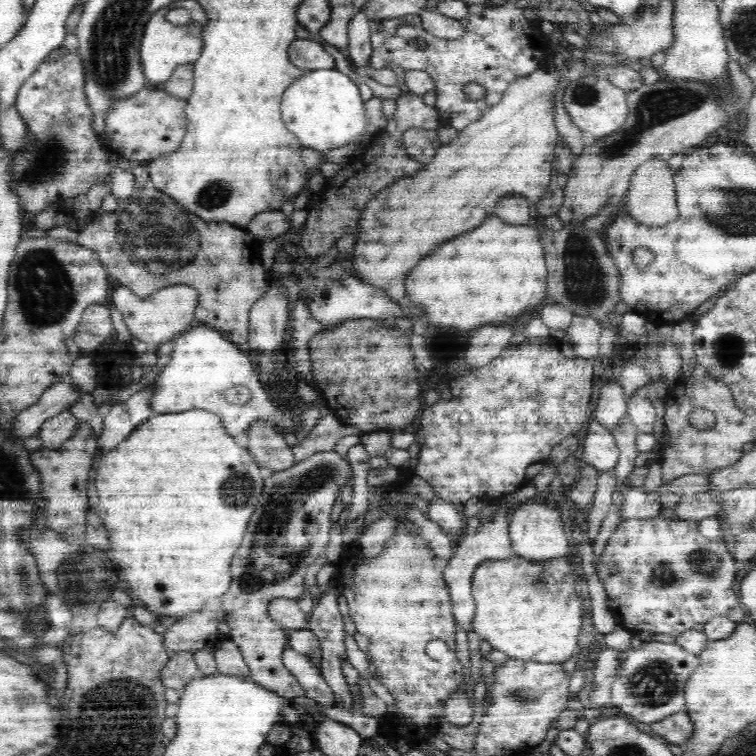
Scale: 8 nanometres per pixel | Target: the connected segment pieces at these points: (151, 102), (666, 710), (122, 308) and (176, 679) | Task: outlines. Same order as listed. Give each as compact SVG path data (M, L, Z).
M142 88L140 92L116 100L108 110L105 122L105 134L110 150L118 156L134 163L153 161L158 157L173 153L182 143L187 120L185 106L187 101L170 96L162 88Z
M653 640L644 641L640 648L628 647L619 656L619 667L611 688L612 704L631 716L632 721L644 724L684 711L684 688L698 664L698 655L676 643Z
M187 281L159 288L149 297L139 297L127 286L113 283L112 302L116 310L122 313L122 320L129 328L132 339L137 338L146 344L168 342L192 328L196 324L195 310L198 300L198 289L190 286Z
M193 652L172 653L164 668L161 668L161 680L164 686L179 691L192 679L202 676L202 671L194 661Z

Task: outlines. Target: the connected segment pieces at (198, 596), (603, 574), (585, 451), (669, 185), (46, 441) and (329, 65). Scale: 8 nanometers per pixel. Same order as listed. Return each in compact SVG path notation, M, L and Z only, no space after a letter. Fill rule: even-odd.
M195 408L186 412L155 414L143 424L138 425L118 446L108 450L101 458L95 475L94 486L98 491L99 504L96 509L99 519L108 530L109 557L118 566L119 578L130 592L136 593L139 604L159 617L180 618L187 612L202 609L208 598L221 597L230 586L230 564L238 546L242 544L244 530L256 510L263 492L264 481L274 474L273 470L260 467L251 453L245 448L241 438L233 437L222 426L221 419L212 412Z
M656 516L622 521L608 539L596 569L608 595L608 606L623 627L624 634L648 631L678 638L682 632L692 630L696 624L705 624L716 615L736 623L747 619L740 597L732 589L737 571L735 561L724 539L704 537L698 531L697 521ZM608 564L616 564L615 573L608 571Z
M591 419L582 434L578 453L586 464L600 472L614 469L620 453L613 432Z
M652 158L652 160L643 162L632 173L621 208L625 209L633 220L648 227L660 227L676 220L679 212L673 176L674 170L670 169L667 162L659 158Z
M62 410L58 416L46 420L37 435L42 440L42 446L48 449L59 449L77 429L79 421L70 413Z
M296 39L288 48L288 56L292 64L307 71L316 69L334 69L334 58L323 47L318 40Z

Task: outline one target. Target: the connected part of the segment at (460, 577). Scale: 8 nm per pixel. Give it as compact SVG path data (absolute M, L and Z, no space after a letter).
M506 495L504 498L499 498L498 500L493 501L497 504L497 510L494 517L482 521L481 525L477 528L477 531L473 535L464 536L463 539L456 541L454 556L448 560L446 567L442 572L444 581L446 581L446 586L448 587L448 592L450 593L454 618L465 633L473 632L472 622L474 622L474 612L476 612L476 605L474 597L472 596L471 586L476 567L482 561L505 559L510 556L514 556L510 542L510 535L508 535L510 520L508 520L505 515L506 512L508 512L508 509L505 506L505 504L508 502L506 501L508 496L510 495Z

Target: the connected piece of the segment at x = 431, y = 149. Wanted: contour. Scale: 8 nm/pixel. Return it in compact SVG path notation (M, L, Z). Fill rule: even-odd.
M414 127L403 134L402 148L407 156L425 165L432 162L441 146L436 129L426 130Z

